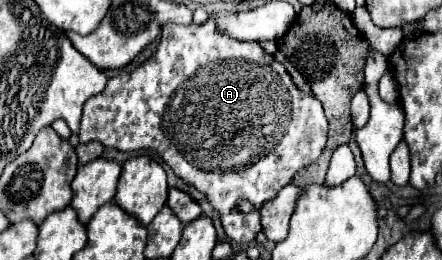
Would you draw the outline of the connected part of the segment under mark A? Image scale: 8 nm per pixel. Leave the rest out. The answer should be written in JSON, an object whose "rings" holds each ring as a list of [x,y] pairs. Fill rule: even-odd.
{"rings":[[[210,16],[210,20],[204,26],[196,26],[196,24],[188,24],[188,26],[176,26],[176,24],[166,24],[162,28],[162,38],[156,46],[156,52],[136,70],[132,72],[124,72],[120,76],[114,76],[108,80],[104,92],[100,92],[98,96],[92,96],[86,100],[84,104],[84,116],[82,116],[82,128],[78,134],[80,142],[92,142],[98,140],[102,142],[106,148],[114,148],[120,152],[134,152],[134,150],[154,150],[162,156],[162,160],[174,170],[174,174],[178,178],[182,178],[186,184],[194,186],[196,190],[200,190],[202,194],[206,194],[208,202],[218,210],[220,214],[220,222],[222,228],[226,232],[226,236],[238,244],[248,244],[256,238],[256,234],[262,230],[260,224],[260,208],[276,198],[276,194],[280,192],[280,188],[284,188],[286,184],[292,182],[292,178],[296,176],[298,170],[302,170],[304,166],[312,164],[316,158],[320,158],[320,154],[326,148],[326,138],[328,138],[328,120],[324,116],[322,104],[316,100],[316,96],[312,94],[304,94],[302,90],[296,88],[294,80],[290,78],[290,74],[286,72],[286,68],[270,54],[266,54],[262,50],[262,46],[258,42],[240,42],[234,38],[228,38],[226,34],[216,32],[216,22],[214,16]],[[200,168],[240,168],[240,172],[200,172]],[[240,198],[248,198],[254,204],[254,212],[252,214],[242,214],[236,210],[236,202]]]}

